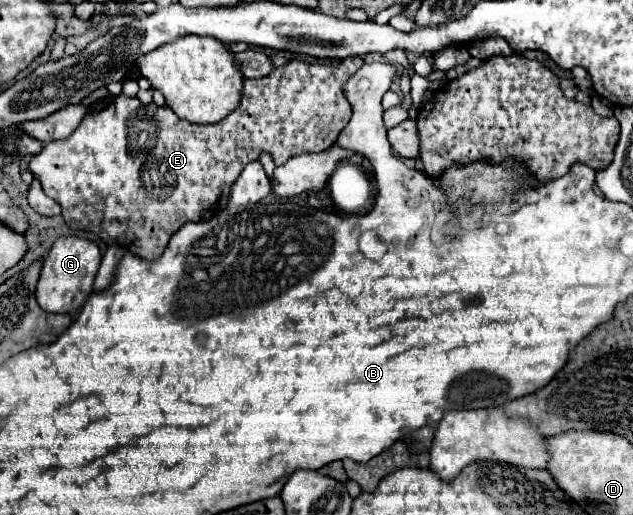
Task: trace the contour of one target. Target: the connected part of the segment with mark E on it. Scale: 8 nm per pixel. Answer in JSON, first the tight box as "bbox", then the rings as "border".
{"bbox":[30,57,364,259],"border":[[[346,57],[340,61],[340,65],[332,67],[332,65],[312,65],[312,63],[302,63],[302,61],[290,61],[288,65],[284,67],[276,67],[268,77],[260,77],[260,79],[246,79],[244,81],[244,93],[242,93],[242,101],[238,105],[236,111],[232,111],[224,121],[220,123],[214,123],[214,125],[194,125],[194,123],[188,123],[184,119],[180,119],[170,107],[158,107],[152,103],[148,105],[142,105],[138,101],[138,97],[128,97],[124,93],[120,93],[106,109],[94,113],[94,115],[86,115],[82,119],[82,123],[78,125],[78,129],[68,137],[68,139],[62,139],[62,141],[52,141],[48,145],[42,147],[42,153],[34,155],[32,161],[30,161],[30,171],[36,179],[42,181],[42,189],[46,191],[48,197],[56,199],[62,207],[62,217],[66,221],[66,225],[70,229],[84,229],[84,231],[92,231],[96,233],[104,243],[108,245],[122,245],[126,247],[128,251],[132,251],[134,255],[142,257],[142,259],[158,259],[166,245],[168,245],[168,239],[172,237],[172,233],[176,233],[184,223],[190,223],[190,221],[206,221],[206,219],[212,219],[216,213],[220,213],[226,205],[228,205],[228,195],[230,195],[230,187],[232,183],[238,179],[240,171],[252,163],[252,161],[258,161],[260,153],[270,153],[274,163],[276,165],[284,165],[290,157],[294,155],[300,155],[300,153],[310,153],[310,151],[326,151],[328,147],[332,147],[340,135],[340,131],[348,125],[350,121],[350,115],[352,115],[352,109],[350,109],[350,103],[346,101],[344,97],[344,83],[346,79],[350,79],[350,75],[356,73],[356,69],[360,69],[364,65],[362,57]]]}

